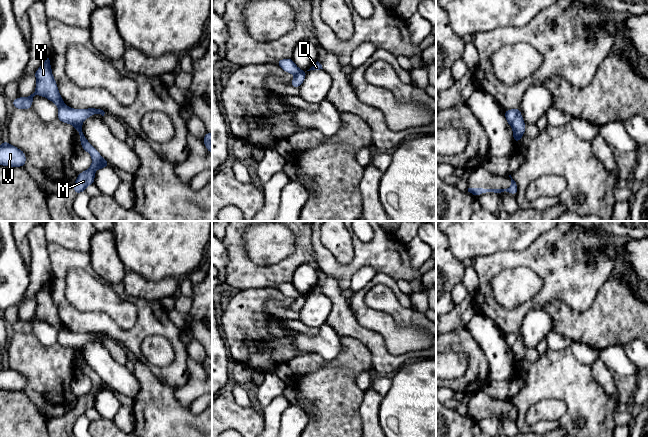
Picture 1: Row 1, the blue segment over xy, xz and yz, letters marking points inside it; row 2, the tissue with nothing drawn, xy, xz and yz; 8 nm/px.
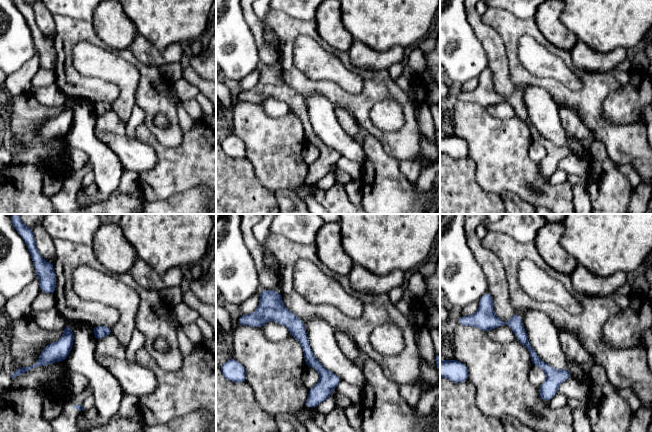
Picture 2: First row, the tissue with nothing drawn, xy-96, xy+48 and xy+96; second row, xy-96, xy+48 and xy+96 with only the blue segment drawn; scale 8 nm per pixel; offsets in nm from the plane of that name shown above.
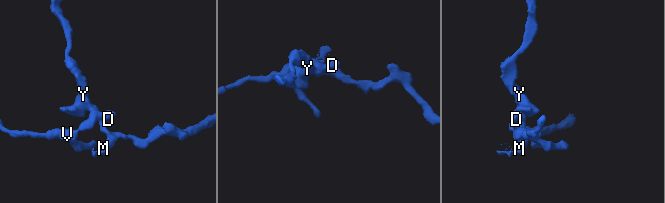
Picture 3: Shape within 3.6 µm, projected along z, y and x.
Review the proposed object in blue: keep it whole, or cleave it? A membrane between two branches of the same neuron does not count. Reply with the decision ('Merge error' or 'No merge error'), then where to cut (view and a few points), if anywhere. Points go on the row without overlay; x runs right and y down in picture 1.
Merge error. Split along yz (516, 333), (516, 341), (510, 349)

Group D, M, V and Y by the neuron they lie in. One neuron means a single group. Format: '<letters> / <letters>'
D V / M Y

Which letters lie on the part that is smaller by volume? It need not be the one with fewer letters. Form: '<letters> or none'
M, Y

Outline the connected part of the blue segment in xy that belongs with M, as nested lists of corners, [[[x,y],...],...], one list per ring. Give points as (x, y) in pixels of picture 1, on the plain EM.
[[[75,347],[74,352],[79,356],[82,373],[88,376],[91,379],[92,383],[91,390],[87,394],[79,397],[77,399],[76,405],[74,406],[75,410],[73,411],[73,415],[76,418],[79,418],[84,416],[89,409],[94,408],[95,395],[97,393],[103,393],[110,389],[108,388],[107,384],[104,383],[101,378],[86,363],[82,354],[82,347]]]

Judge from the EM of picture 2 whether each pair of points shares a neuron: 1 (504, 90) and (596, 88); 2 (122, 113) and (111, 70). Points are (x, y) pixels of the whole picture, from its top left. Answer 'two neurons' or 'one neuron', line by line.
1: two neurons
2: one neuron

